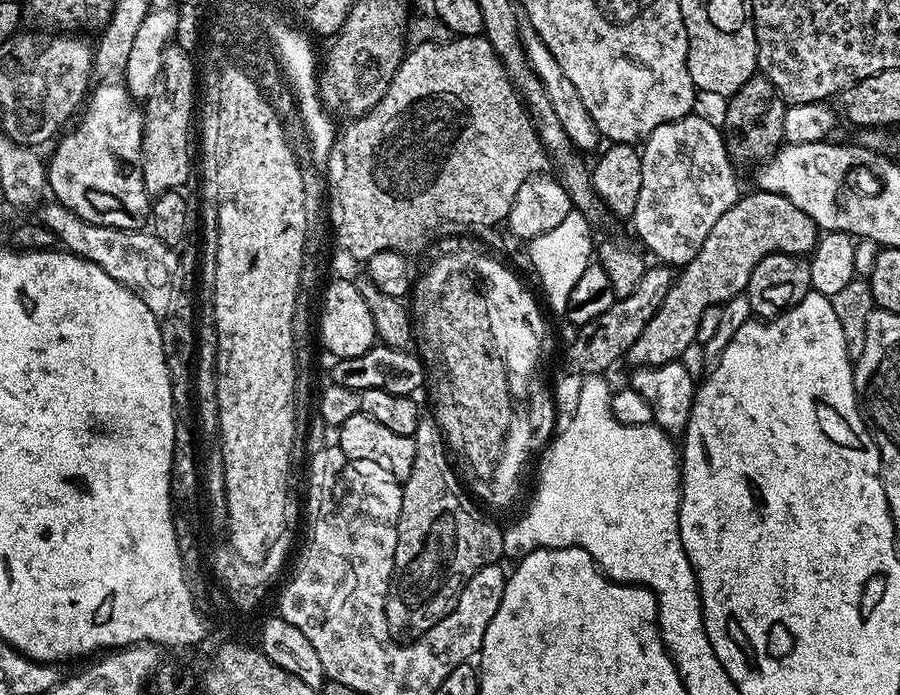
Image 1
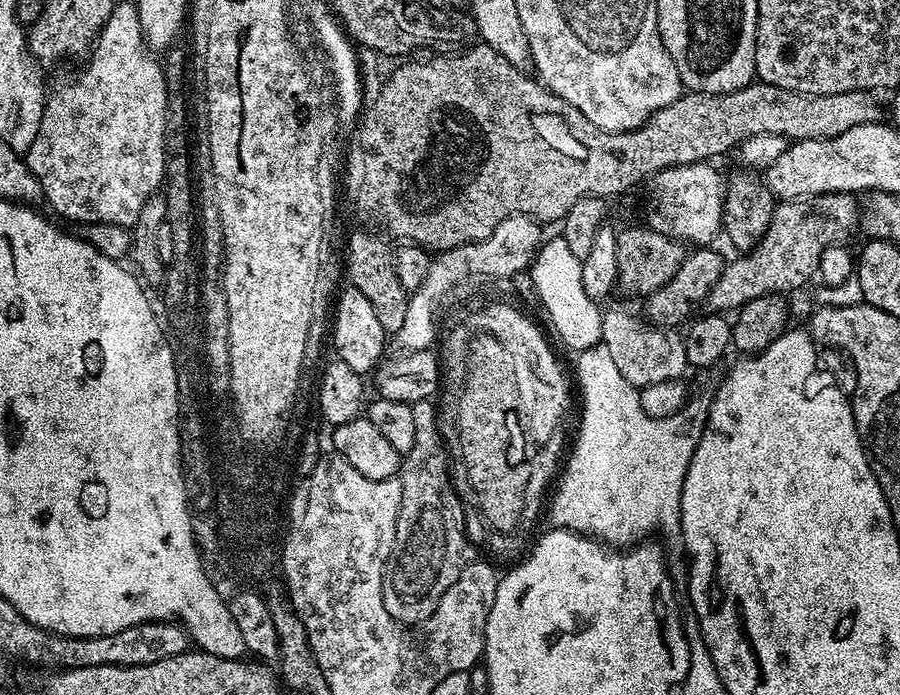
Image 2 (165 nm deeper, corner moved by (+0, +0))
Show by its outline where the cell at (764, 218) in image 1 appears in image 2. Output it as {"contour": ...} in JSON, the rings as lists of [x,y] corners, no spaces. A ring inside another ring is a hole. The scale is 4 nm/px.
{"contour":[[[828,192],[825,196],[809,196],[802,200],[786,200],[777,203],[770,226],[766,234],[762,234],[762,242],[758,242],[758,246],[754,246],[752,252],[737,255],[735,257],[737,260],[729,259],[725,263],[718,282],[714,282],[714,288],[708,295],[707,311],[712,314],[728,314],[733,310],[739,310],[752,299],[789,294],[788,292],[794,291],[795,288],[810,283],[819,270],[822,252],[832,244],[847,241],[847,236],[861,223],[862,208],[861,205],[860,208],[856,205],[856,200],[857,197],[850,192]]]}

